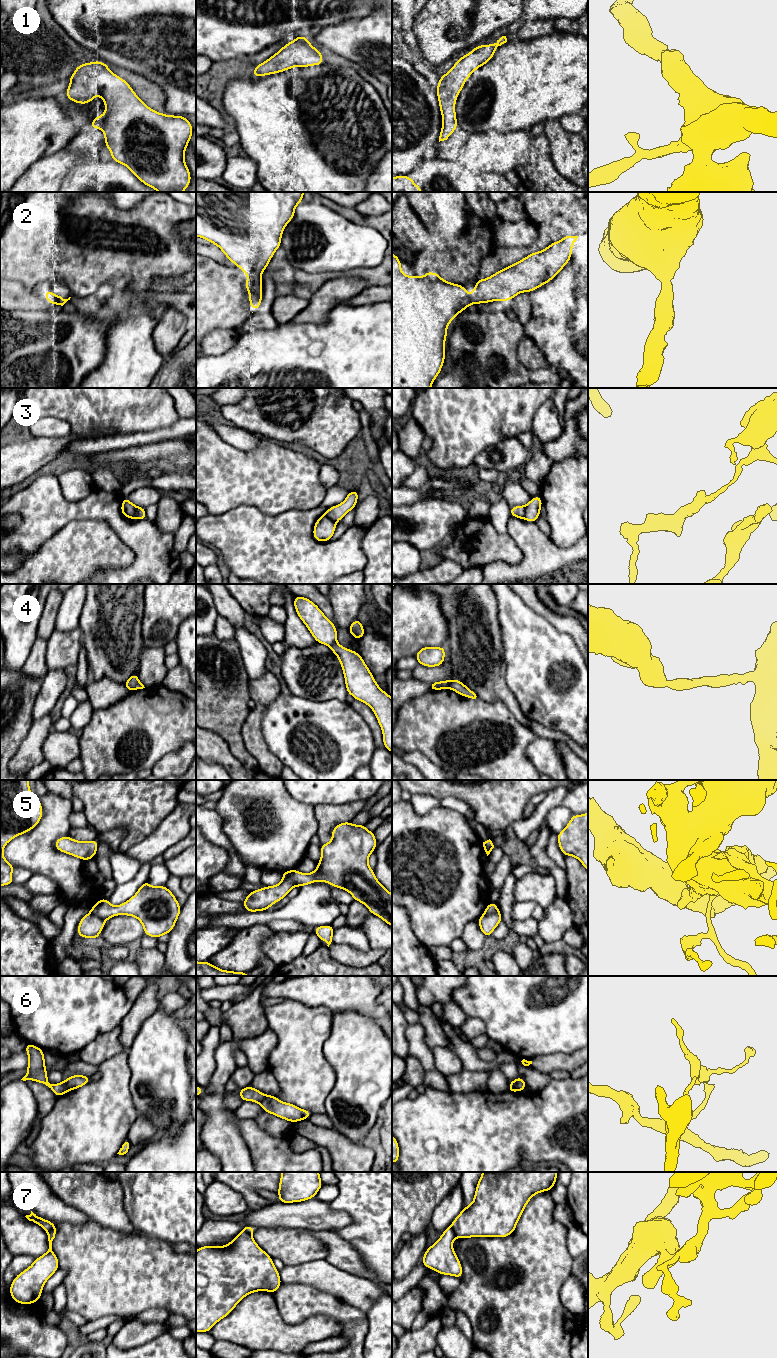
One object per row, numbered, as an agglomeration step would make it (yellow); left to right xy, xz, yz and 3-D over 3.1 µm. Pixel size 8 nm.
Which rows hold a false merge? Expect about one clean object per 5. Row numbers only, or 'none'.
3, 4, 5, 6, 7

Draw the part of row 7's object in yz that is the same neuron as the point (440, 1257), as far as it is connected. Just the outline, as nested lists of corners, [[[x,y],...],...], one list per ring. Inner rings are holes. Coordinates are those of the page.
[[[446,1228],[441,1237],[427,1248],[421,1263],[425,1267],[437,1271],[440,1275],[451,1275],[461,1280],[463,1270],[459,1258],[453,1251],[454,1238],[452,1228]]]

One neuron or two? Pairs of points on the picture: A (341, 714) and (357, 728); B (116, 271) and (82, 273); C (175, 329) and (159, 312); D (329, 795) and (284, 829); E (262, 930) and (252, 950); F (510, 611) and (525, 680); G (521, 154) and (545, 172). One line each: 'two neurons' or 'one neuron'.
A: one neuron
B: one neuron
C: one neuron
D: two neurons
E: one neuron
F: one neuron
G: two neurons

